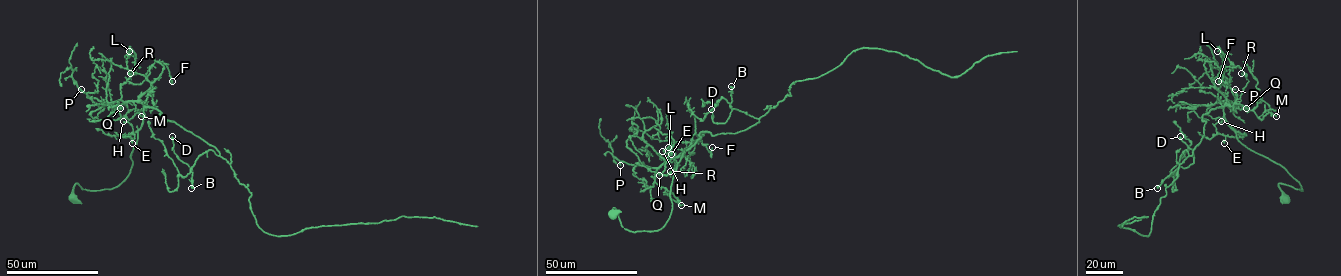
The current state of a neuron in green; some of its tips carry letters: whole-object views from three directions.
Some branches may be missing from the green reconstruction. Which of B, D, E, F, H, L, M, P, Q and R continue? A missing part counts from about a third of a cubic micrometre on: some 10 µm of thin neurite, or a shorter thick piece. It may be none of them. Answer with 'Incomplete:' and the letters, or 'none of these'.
Incomplete: none of these

